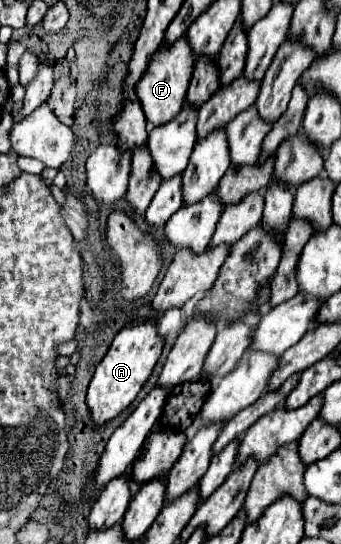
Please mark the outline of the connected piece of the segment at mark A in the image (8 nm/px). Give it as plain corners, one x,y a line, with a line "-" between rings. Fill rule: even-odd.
134,322
116,334
110,350
96,366
96,372
86,394
86,404
94,428
102,428
102,424
108,424
108,420
120,416
134,402
140,388
152,374
152,368
160,358
162,346
164,340
160,340
154,322

